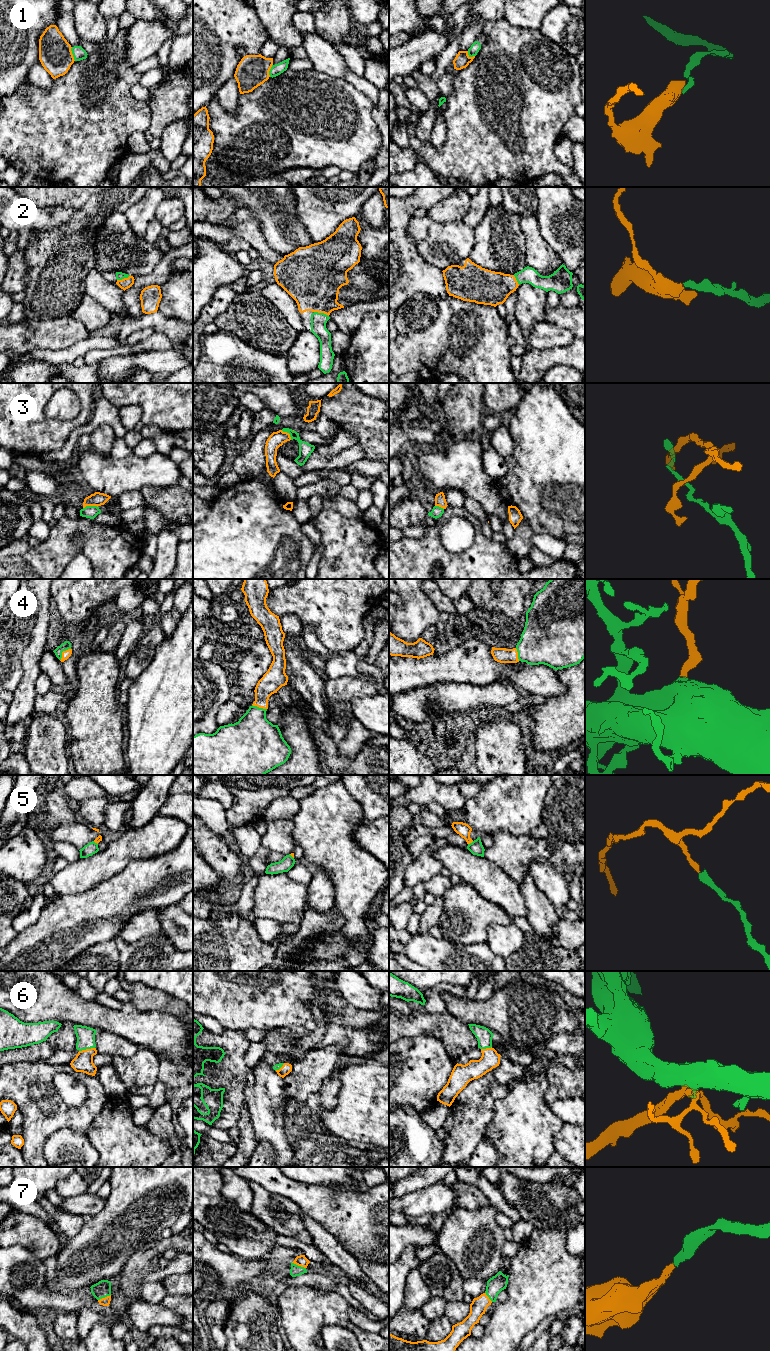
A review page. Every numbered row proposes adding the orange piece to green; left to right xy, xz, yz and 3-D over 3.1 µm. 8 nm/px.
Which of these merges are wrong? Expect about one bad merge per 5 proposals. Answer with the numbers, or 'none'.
1, 3

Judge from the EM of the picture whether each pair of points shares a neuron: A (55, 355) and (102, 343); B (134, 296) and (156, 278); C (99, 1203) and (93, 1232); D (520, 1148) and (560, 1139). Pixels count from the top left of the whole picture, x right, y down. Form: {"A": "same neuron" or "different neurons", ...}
{"A": "same neuron", "B": "same neuron", "C": "different neurons", "D": "different neurons"}

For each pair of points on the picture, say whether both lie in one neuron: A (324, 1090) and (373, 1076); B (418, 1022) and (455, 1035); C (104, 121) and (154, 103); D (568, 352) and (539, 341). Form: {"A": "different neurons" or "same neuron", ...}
{"A": "different neurons", "B": "same neuron", "C": "different neurons", "D": "different neurons"}

